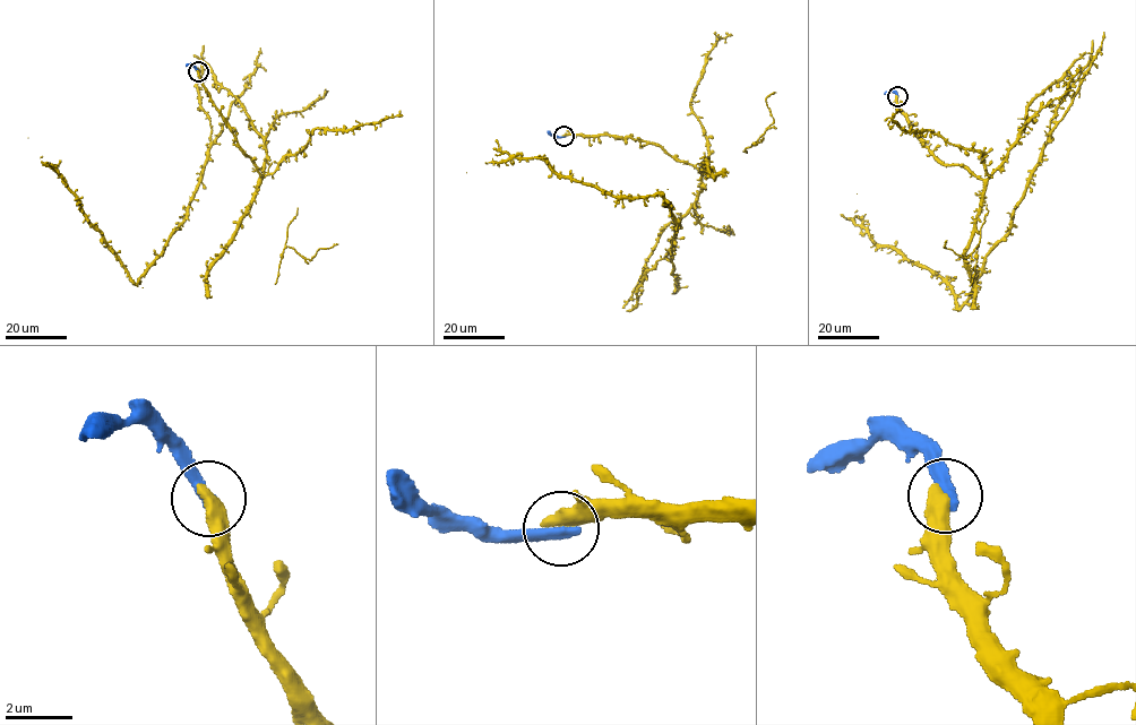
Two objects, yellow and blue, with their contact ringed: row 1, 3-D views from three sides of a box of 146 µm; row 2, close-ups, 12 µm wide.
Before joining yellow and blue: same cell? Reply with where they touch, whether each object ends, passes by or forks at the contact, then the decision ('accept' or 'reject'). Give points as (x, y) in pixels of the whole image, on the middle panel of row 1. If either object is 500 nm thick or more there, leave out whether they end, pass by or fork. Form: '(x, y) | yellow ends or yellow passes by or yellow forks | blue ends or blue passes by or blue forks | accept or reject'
(564, 136) | accept

